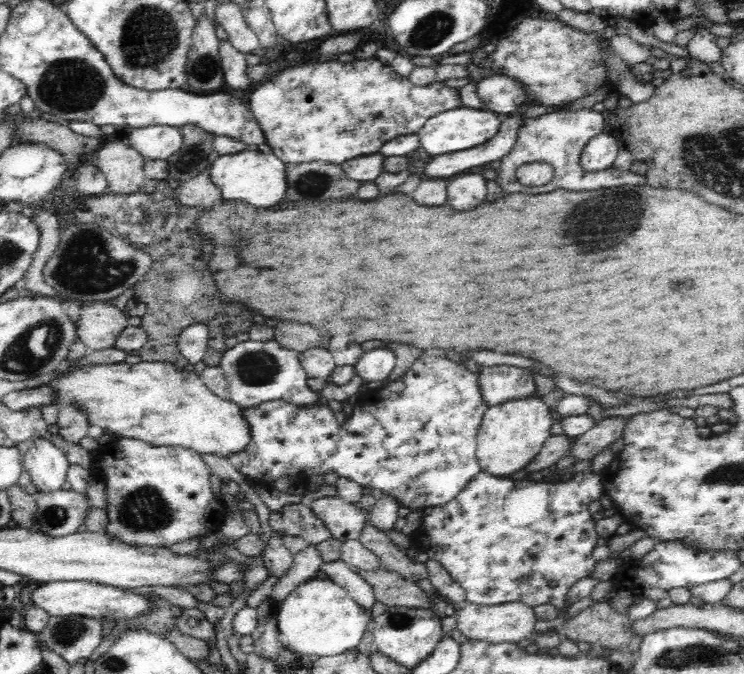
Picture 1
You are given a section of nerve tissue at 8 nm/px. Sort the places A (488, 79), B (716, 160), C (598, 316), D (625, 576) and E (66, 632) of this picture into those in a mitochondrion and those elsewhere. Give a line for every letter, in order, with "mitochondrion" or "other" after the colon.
A: other
B: mitochondrion
C: other
D: other
E: mitochondrion

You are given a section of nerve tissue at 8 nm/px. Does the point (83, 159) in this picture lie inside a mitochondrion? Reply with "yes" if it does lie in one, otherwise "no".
no

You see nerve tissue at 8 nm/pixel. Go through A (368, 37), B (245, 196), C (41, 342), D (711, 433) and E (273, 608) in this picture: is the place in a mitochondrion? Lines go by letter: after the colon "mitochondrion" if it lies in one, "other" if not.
A: other
B: other
C: mitochondrion
D: other
E: other

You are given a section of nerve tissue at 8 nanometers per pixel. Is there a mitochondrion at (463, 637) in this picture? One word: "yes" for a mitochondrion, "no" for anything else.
no

